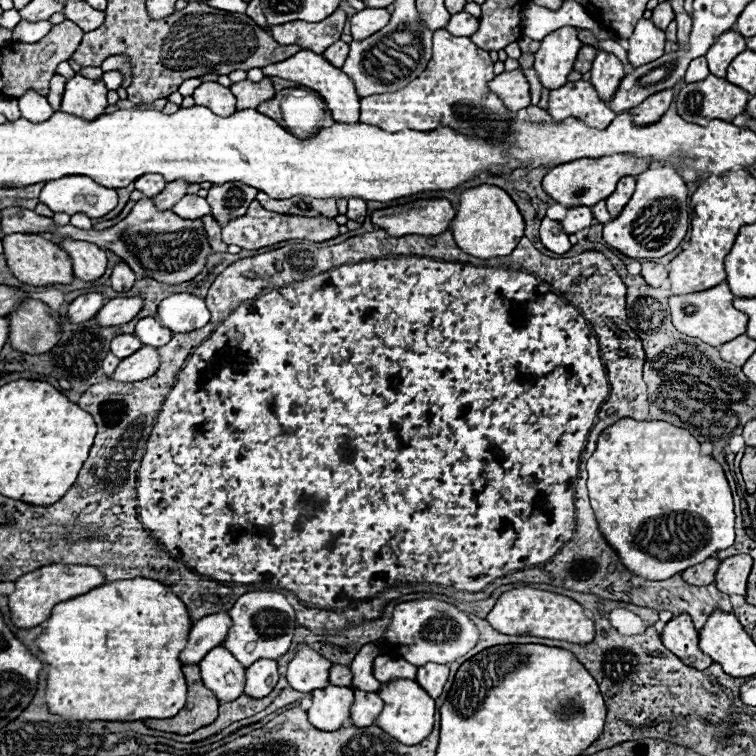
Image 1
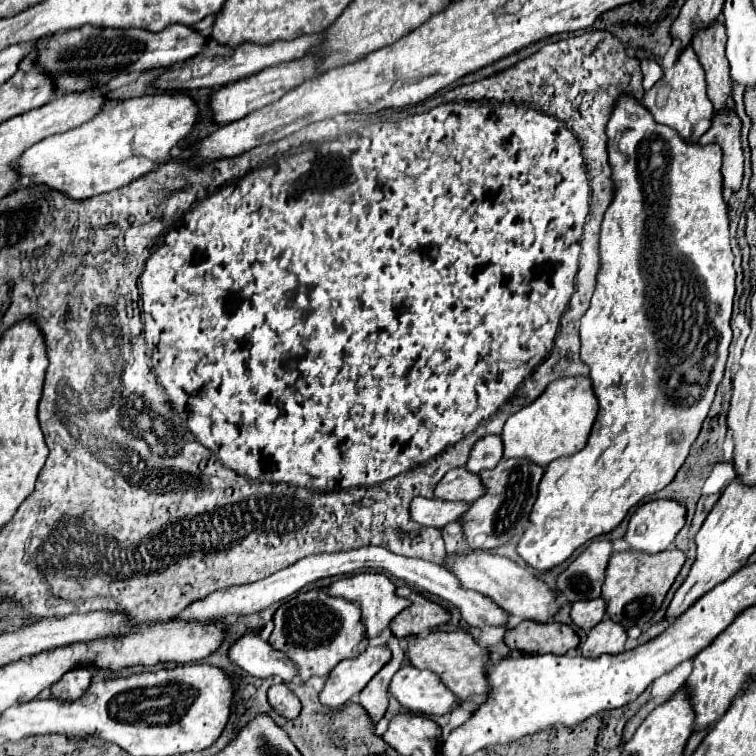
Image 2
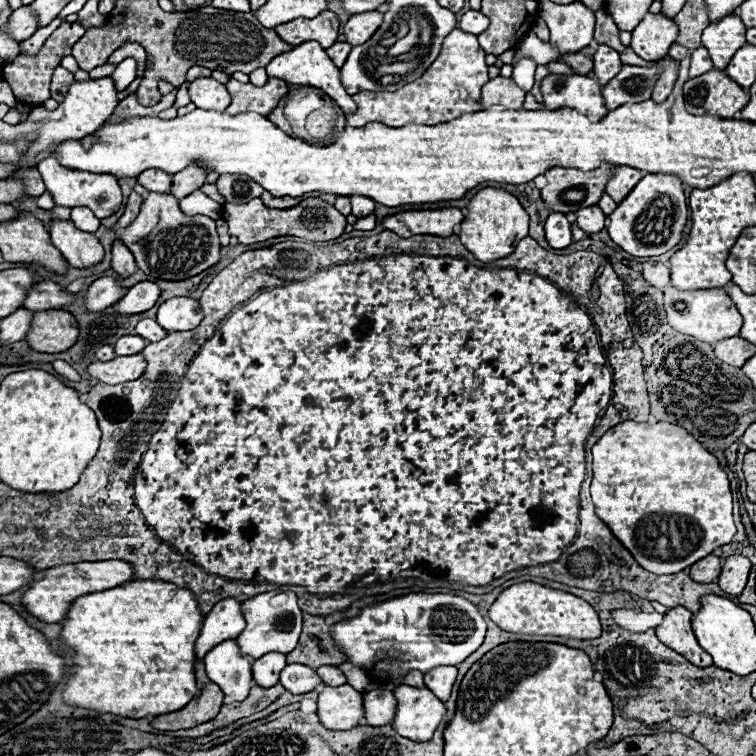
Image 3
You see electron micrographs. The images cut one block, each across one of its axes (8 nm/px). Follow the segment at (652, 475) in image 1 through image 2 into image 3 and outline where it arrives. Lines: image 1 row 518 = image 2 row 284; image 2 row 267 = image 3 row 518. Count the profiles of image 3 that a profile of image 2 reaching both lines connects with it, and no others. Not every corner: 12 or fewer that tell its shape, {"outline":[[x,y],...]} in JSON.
{"outline":[[670,422],[592,446],[592,500],[676,574],[732,542],[728,476]]}

